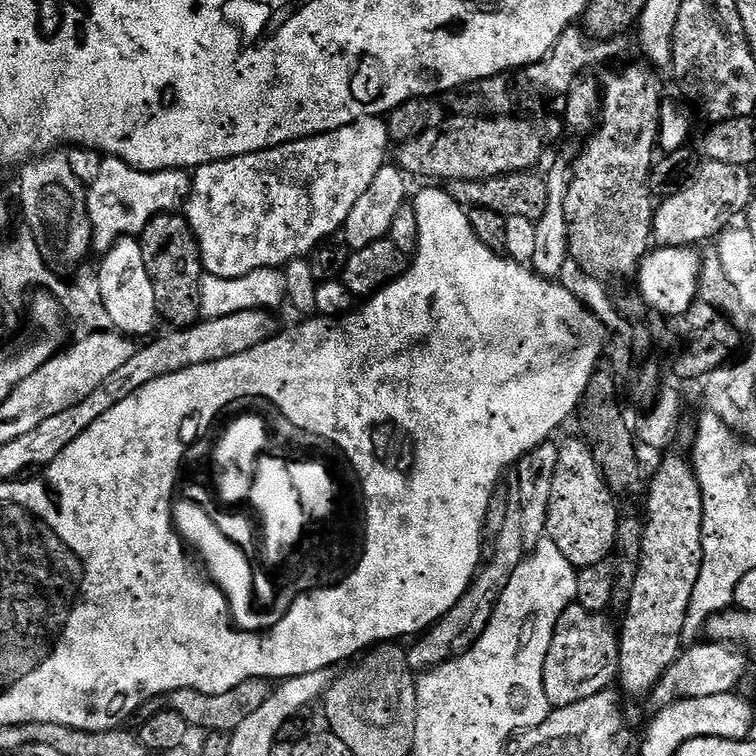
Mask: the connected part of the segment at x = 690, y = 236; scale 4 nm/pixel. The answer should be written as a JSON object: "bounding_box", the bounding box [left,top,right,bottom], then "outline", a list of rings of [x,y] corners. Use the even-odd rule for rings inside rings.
{"bounding_box":[652,162,753,248],"outline":[[[726,162],[701,163],[690,184],[678,194],[659,201],[652,217],[655,243],[665,248],[691,248],[715,241],[729,227],[732,221],[728,220],[739,212],[741,215],[753,203],[752,176],[748,172],[751,171],[745,166],[726,166]]]}

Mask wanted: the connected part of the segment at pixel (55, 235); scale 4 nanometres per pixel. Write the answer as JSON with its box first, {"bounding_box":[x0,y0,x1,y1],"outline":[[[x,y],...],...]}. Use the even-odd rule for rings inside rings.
{"bounding_box":[18,150,93,268],"outline":[[[53,150],[43,156],[37,156],[25,163],[24,168],[20,172],[20,204],[18,200],[18,208],[24,211],[24,220],[28,223],[27,231],[35,240],[37,246],[41,250],[41,254],[44,256],[45,260],[49,265],[54,266],[54,264],[61,264],[64,268],[72,268],[75,264],[80,264],[84,259],[87,258],[88,252],[93,251],[92,247],[92,223],[90,222],[90,214],[88,213],[88,189],[84,186],[82,182],[78,180],[77,175],[70,168],[70,162],[68,161],[67,155],[63,151]]]}

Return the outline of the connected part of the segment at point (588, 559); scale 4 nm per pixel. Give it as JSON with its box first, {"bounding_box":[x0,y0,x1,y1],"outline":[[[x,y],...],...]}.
{"bounding_box":[546,438,622,570],"outline":[[[576,438],[560,448],[558,466],[554,470],[554,486],[550,486],[550,514],[546,514],[547,539],[562,550],[564,559],[579,570],[605,563],[613,555],[616,531],[622,516],[616,513],[617,497],[613,496],[596,463],[597,453],[583,439]]]}

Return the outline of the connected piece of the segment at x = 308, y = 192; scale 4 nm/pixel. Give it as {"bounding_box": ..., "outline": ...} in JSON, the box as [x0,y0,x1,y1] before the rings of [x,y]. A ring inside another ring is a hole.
{"bounding_box":[182,116,388,278],"outline":[[[365,116],[347,128],[195,169],[191,177],[192,190],[182,212],[196,236],[205,273],[218,278],[242,278],[254,270],[280,268],[291,260],[307,257],[312,249],[343,229],[346,218],[350,218],[350,210],[354,210],[354,202],[366,194],[370,182],[374,182],[374,174],[385,167],[388,146],[387,123]]]}

